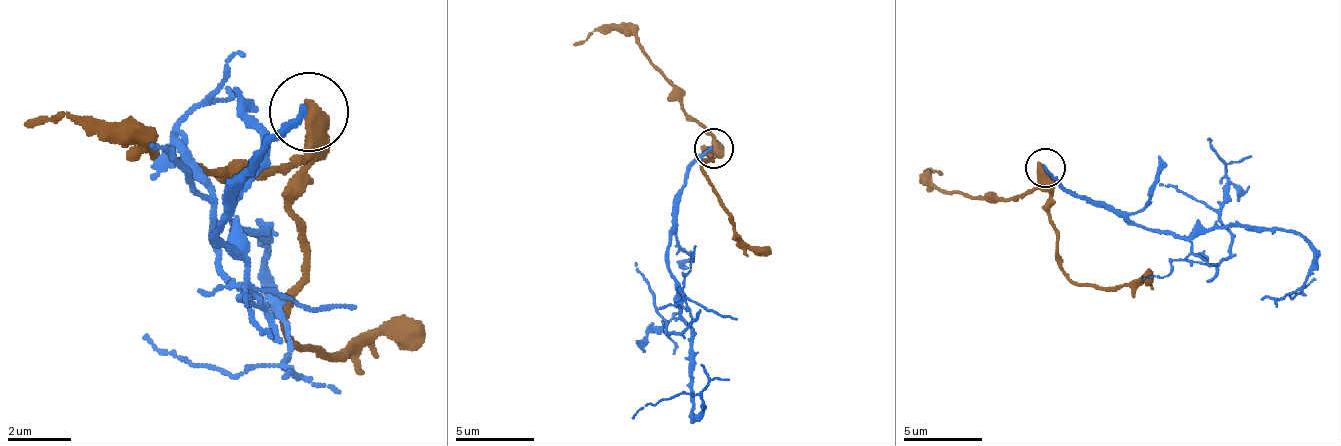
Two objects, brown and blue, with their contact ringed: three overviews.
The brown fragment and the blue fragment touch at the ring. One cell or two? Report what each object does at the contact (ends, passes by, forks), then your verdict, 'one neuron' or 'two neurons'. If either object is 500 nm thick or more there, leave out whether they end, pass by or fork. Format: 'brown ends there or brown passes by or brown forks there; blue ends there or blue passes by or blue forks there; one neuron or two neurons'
two neurons

